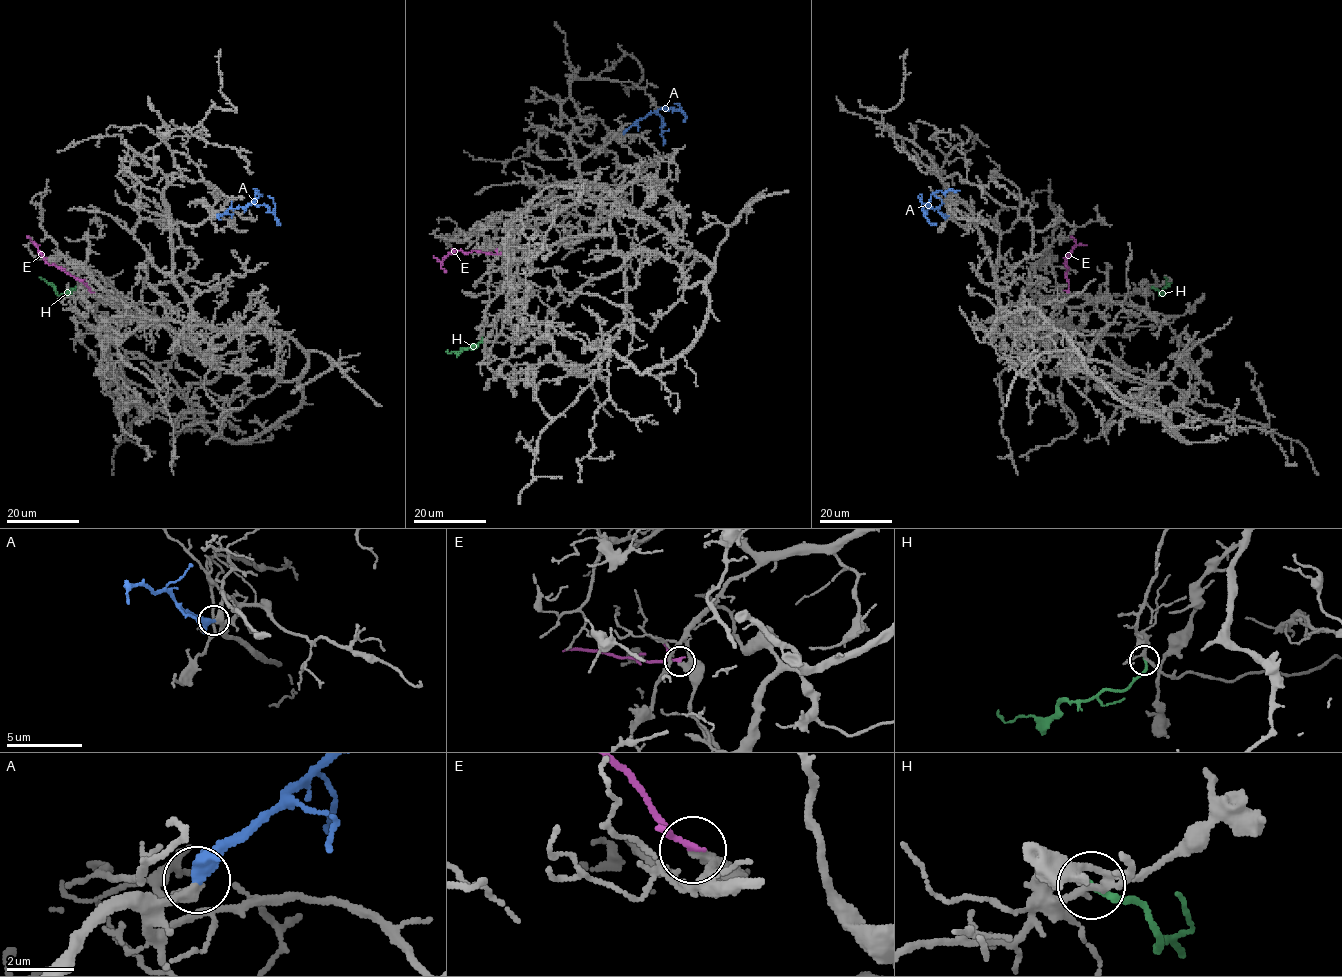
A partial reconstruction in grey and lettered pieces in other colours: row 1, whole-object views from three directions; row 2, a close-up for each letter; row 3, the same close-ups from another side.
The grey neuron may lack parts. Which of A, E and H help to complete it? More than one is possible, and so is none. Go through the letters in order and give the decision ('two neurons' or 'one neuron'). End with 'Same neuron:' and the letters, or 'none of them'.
A: one neuron
E: two neurons
H: two neurons
Same neuron: A

